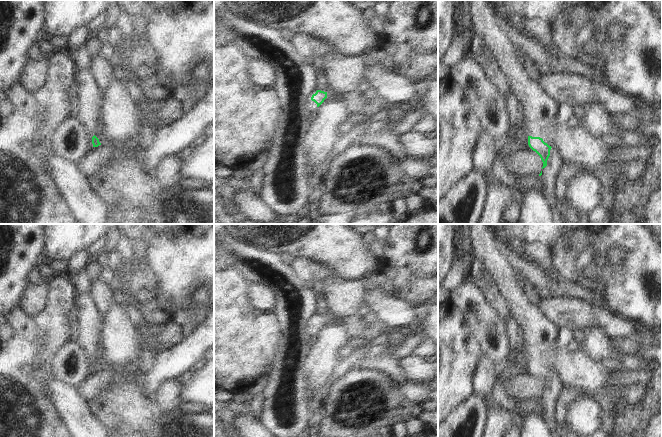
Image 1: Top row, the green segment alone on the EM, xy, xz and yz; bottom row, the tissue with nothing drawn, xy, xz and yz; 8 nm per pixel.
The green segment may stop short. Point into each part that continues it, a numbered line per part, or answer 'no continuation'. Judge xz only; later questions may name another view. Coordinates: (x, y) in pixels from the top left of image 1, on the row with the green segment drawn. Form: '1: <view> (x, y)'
1: xz (311, 105)

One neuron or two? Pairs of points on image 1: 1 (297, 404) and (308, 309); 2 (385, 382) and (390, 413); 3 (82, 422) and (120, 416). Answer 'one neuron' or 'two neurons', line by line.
1: one neuron
2: one neuron
3: two neurons

